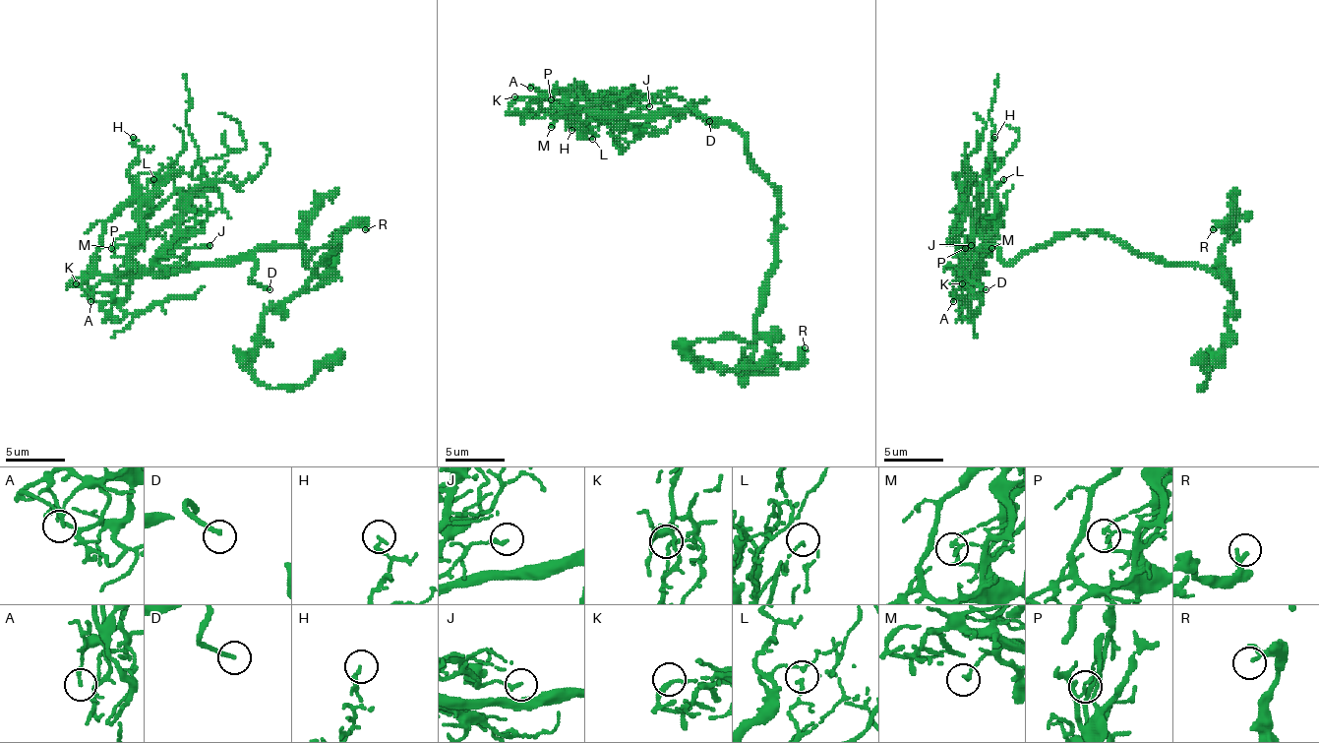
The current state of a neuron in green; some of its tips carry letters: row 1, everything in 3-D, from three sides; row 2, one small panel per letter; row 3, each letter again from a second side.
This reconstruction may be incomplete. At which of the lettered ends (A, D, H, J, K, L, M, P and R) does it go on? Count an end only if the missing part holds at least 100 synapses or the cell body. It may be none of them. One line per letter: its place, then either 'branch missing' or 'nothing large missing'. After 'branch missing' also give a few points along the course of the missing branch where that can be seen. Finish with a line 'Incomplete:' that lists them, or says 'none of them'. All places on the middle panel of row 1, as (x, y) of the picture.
A: place (530, 88); nothing large missing
D: place (709, 121); branch missing; course (709, 121), (733, 159), (724, 205), (733, 225), (742, 285), (736, 387), (742, 437)
H: place (571, 130); nothing large missing
J: place (649, 106); nothing large missing
K: place (514, 96); nothing large missing
L: place (592, 139); nothing large missing
M: place (551, 127); nothing large missing
P: place (551, 99); nothing large missing
R: place (805, 347); nothing large missing
Incomplete: D

